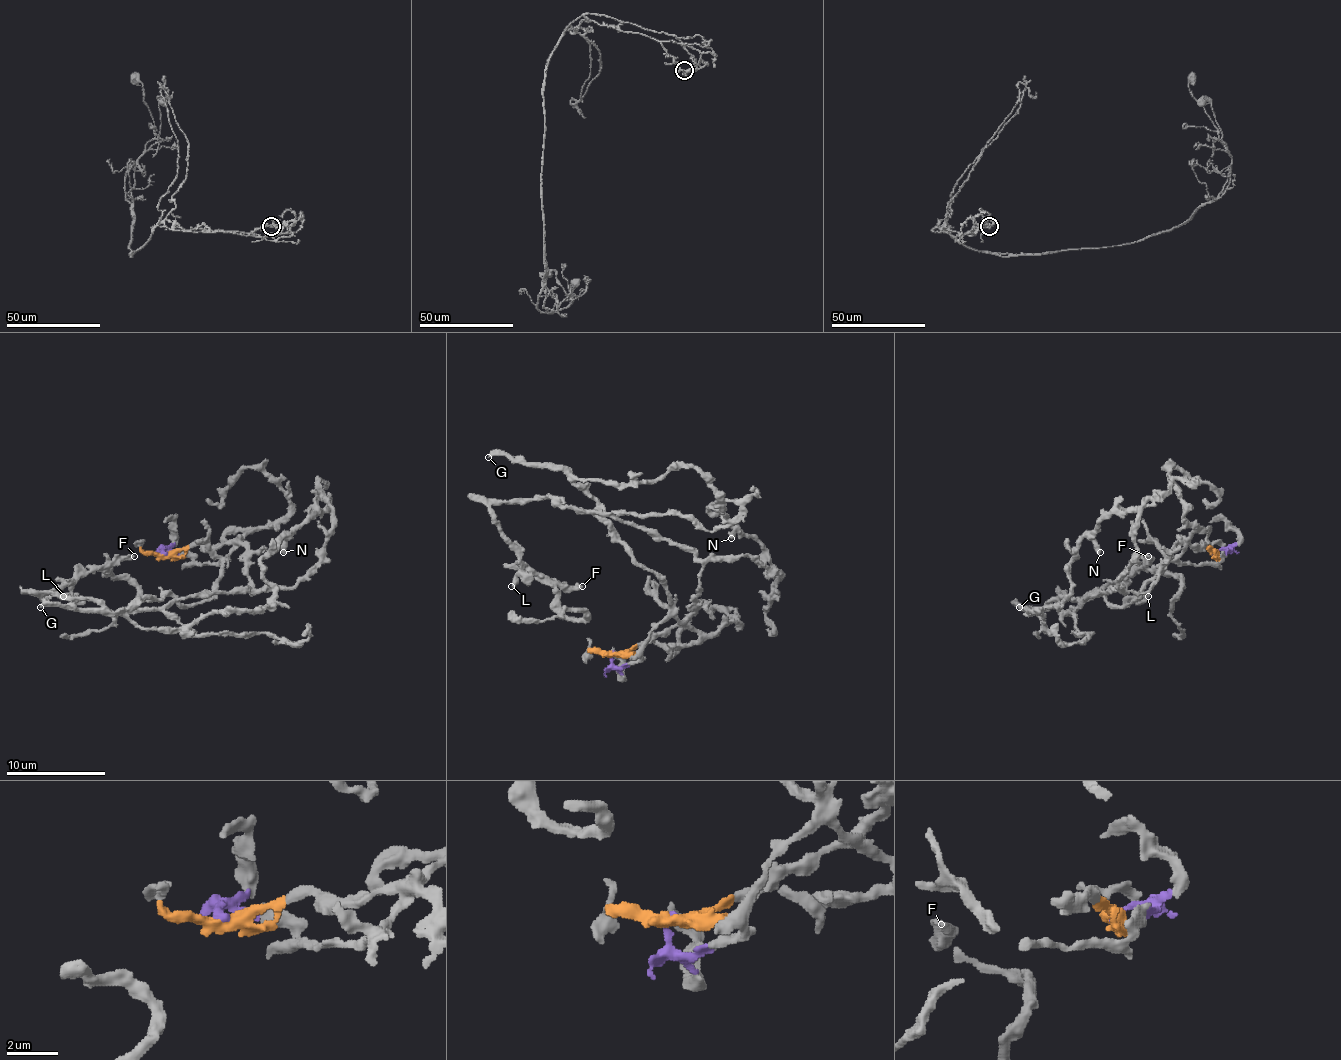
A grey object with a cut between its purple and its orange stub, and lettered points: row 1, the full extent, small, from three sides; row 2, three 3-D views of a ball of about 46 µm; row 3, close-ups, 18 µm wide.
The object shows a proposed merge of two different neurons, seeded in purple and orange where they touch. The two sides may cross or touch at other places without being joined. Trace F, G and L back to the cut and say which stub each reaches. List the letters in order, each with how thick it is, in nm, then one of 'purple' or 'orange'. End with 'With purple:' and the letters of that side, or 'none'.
F: calibre 340 nm; orange
G: calibre 280 nm; purple
L: calibre 400 nm; orange
With purple: G

